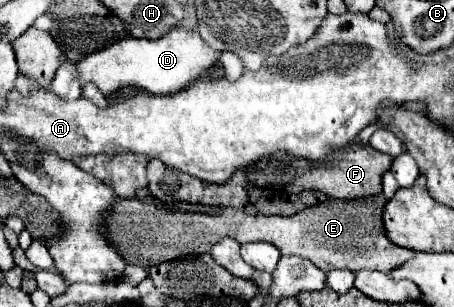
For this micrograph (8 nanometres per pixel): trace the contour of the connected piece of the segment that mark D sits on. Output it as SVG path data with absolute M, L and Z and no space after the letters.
M172 28L172 32L156 40L146 40L146 38L118 40L116 44L110 44L104 50L84 56L76 64L76 68L78 68L80 86L92 82L98 86L98 90L104 96L114 96L120 88L126 88L126 86L134 86L150 94L174 94L182 90L188 82L196 80L202 72L206 72L216 62L218 54L220 52L212 50L200 38L198 32Z

